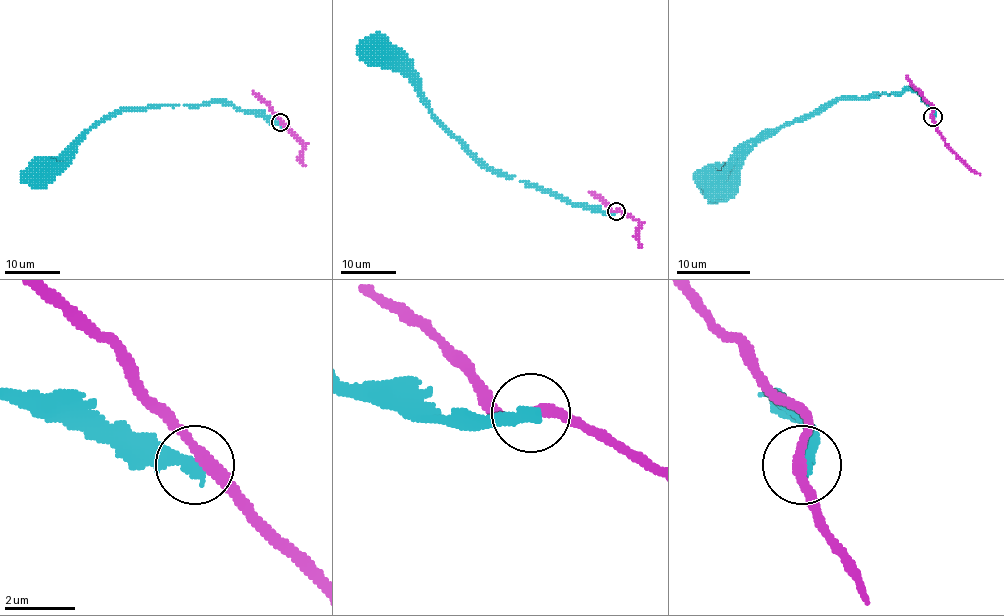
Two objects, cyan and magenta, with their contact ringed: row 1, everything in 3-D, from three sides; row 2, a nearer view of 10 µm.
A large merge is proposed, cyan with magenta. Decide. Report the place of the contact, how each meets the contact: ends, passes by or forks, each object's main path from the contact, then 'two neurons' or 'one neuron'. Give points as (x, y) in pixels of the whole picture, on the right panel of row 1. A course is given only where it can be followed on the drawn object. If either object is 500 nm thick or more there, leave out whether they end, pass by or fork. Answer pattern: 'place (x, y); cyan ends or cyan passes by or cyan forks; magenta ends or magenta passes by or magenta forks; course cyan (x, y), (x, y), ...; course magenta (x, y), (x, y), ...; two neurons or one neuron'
place (932, 116); cyan ends; magenta passes by; course cyan (932, 116), (934, 110), (910, 88), (836, 97), (773, 129), (728, 171), (713, 173), (711, 177), (717, 184); course magenta (932, 116), (936, 131), (949, 147), (980, 175); two neurons

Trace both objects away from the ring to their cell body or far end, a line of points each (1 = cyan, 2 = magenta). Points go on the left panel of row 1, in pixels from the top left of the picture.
1: (280, 122), (216, 101), (121, 108), (85, 132), (59, 163), (51, 165), (45, 173)
2: (280, 122), (303, 145), (301, 161), (305, 166)

